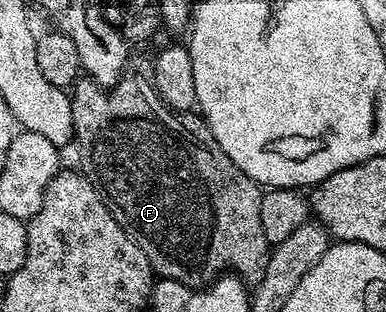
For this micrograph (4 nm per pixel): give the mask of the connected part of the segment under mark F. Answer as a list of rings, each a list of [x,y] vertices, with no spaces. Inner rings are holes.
[[[131,65],[123,74],[122,79],[107,90],[97,86],[91,78],[79,77],[72,86],[70,103],[72,104],[74,138],[76,146],[78,142],[78,154],[82,157],[81,173],[85,174],[86,179],[94,185],[96,192],[104,200],[108,212],[112,212],[114,219],[126,229],[126,233],[142,249],[144,256],[148,256],[150,269],[159,279],[176,280],[180,284],[195,288],[205,288],[227,272],[233,272],[247,284],[257,284],[262,279],[264,268],[268,268],[272,249],[272,244],[264,236],[264,228],[260,224],[260,204],[262,203],[263,191],[257,182],[254,182],[240,168],[236,168],[236,164],[232,164],[228,152],[224,152],[224,148],[220,148],[220,144],[216,144],[205,118],[194,112],[179,113],[172,107],[166,106],[151,82],[151,67],[149,65]]]

